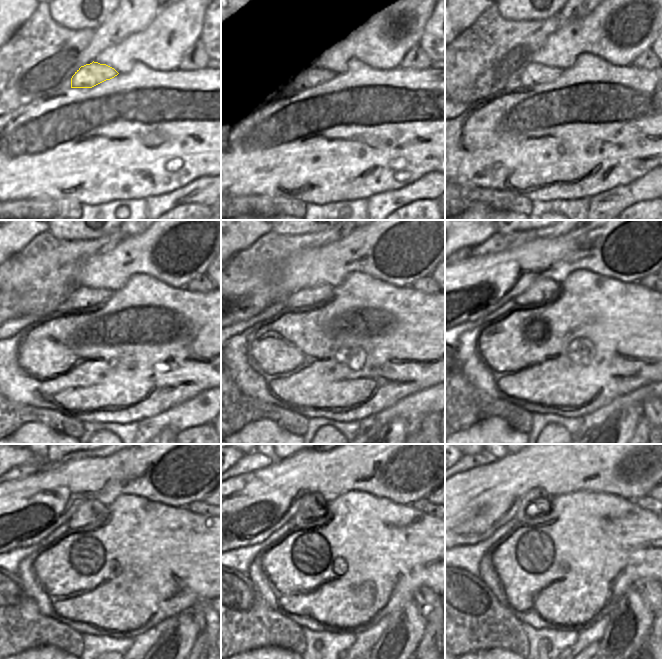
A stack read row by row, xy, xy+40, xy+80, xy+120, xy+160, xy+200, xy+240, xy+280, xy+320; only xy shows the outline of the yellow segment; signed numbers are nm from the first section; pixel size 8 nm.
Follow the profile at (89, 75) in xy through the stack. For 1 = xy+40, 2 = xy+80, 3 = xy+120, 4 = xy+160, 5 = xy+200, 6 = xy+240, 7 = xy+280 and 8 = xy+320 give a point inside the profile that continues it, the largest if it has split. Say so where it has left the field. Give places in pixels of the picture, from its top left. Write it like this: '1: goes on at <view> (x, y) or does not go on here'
1: goes on at xy+40 (312, 74)
2: goes on at xy+80 (534, 74)
3: goes on at xy+120 (84, 297)
4: goes on at xy+160 (308, 296)
5: goes on at xy+200 (541, 290)
6: goes on at xy+240 (90, 512)
7: goes on at xy+280 (311, 507)
8: goes on at xy+320 (536, 502)

